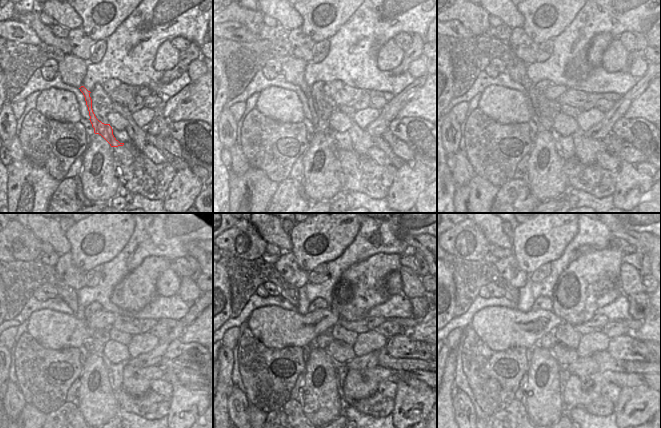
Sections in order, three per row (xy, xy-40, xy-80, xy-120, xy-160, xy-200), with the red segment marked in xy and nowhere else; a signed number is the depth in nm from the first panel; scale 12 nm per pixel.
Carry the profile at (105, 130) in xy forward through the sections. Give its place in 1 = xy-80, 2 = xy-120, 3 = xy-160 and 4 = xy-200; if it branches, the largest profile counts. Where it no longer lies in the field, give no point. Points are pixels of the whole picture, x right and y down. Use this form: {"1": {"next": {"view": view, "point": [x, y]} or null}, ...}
{"1": {"next": {"view": "xy-80", "point": [545, 124]}}, "2": {"next": {"view": "xy-120", "point": [21, 279]}}, "3": {"next": {"view": "xy-160", "point": [245, 276]}}, "4": {"next": {"view": "xy-200", "point": [469, 276]}}}

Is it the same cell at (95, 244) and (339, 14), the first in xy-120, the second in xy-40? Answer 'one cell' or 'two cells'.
one cell

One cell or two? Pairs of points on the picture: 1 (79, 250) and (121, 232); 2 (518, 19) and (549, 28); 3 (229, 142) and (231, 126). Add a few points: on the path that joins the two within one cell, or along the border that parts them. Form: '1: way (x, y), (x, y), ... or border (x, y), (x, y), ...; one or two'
1: way (83, 237), (93, 231), (108, 232); one
2: border (518, 10), (524, 18), (522, 26); two
3: way (228, 138), (228, 130); one

